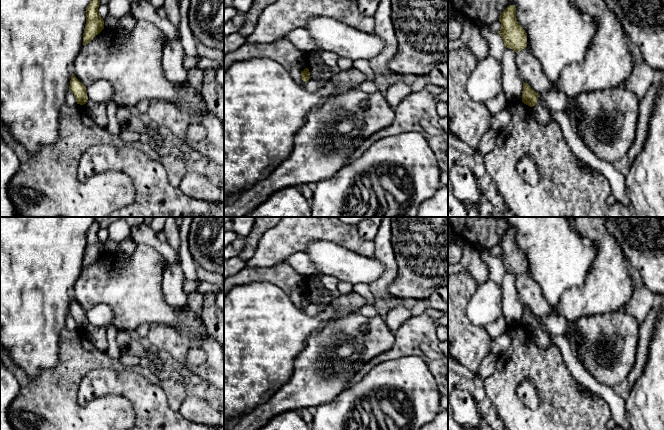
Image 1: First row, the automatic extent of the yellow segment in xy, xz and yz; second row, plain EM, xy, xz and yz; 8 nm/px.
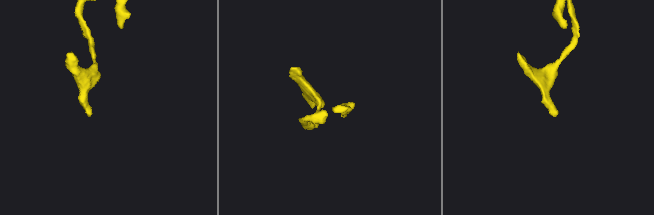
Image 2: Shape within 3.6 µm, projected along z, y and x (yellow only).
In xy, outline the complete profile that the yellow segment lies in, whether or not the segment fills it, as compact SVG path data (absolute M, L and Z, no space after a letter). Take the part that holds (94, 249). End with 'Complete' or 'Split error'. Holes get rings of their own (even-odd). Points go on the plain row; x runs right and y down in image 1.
M93 221L86 232L86 248L83 257L83 269L88 268L104 253L104 244L100 241L98 232L100 226Z. Complete

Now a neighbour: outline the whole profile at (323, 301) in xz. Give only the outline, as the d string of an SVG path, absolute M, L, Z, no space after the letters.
M315 276L313 278L313 286L308 293L310 296L310 303L316 303L319 306L319 310L323 310L325 307L327 307L332 299L332 297L320 295L319 292L323 288L324 287L320 282L319 276Z

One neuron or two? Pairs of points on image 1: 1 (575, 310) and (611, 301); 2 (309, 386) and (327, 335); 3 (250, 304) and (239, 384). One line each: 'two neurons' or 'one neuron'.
1: one neuron
2: one neuron
3: one neuron

